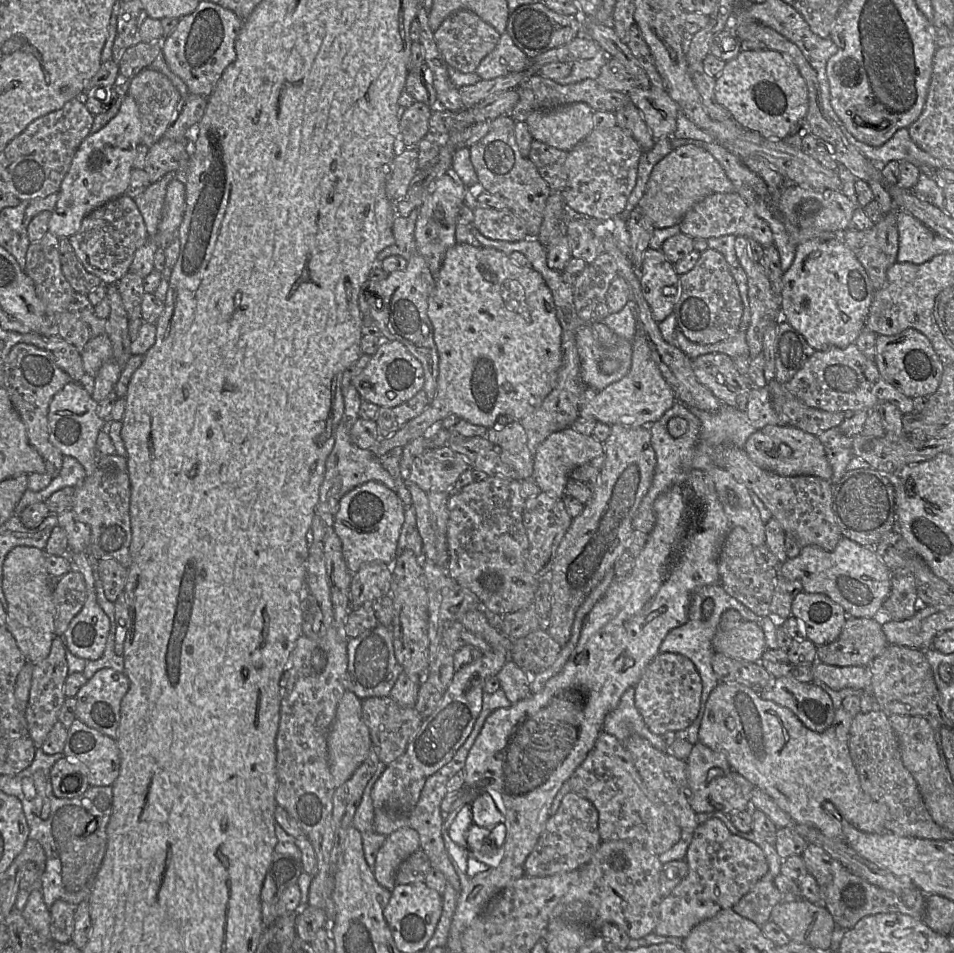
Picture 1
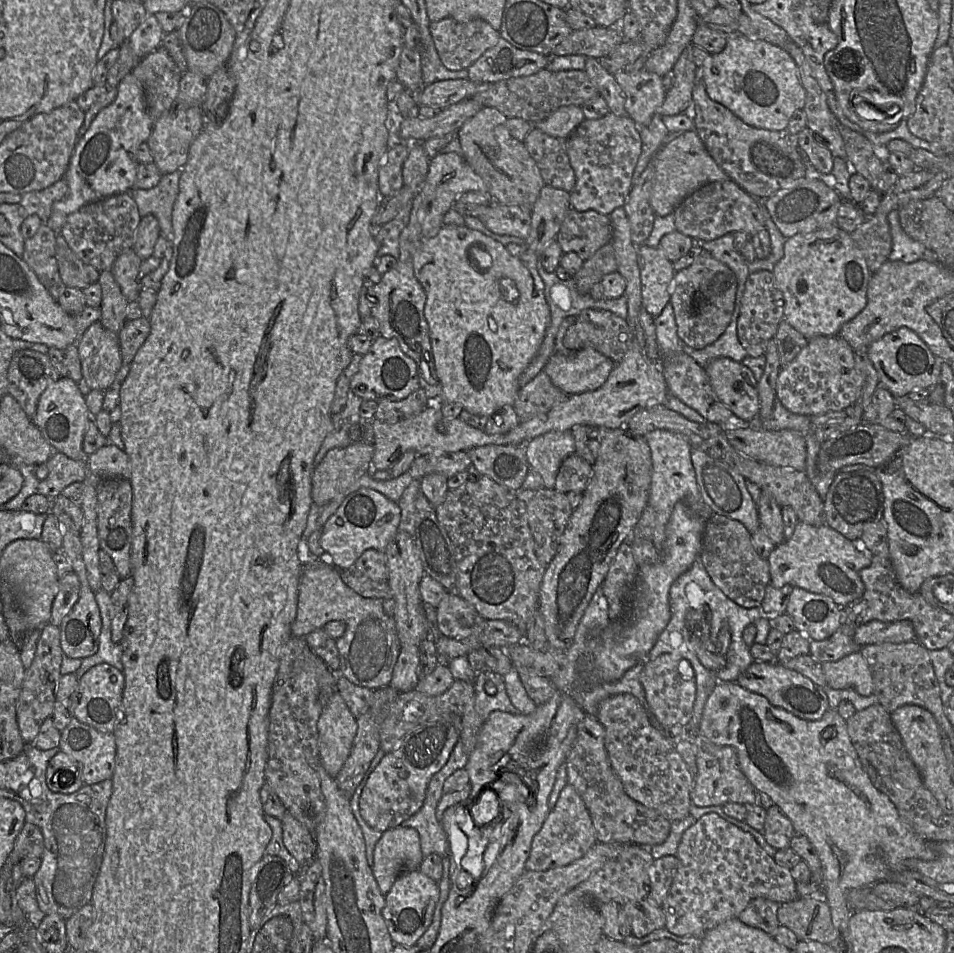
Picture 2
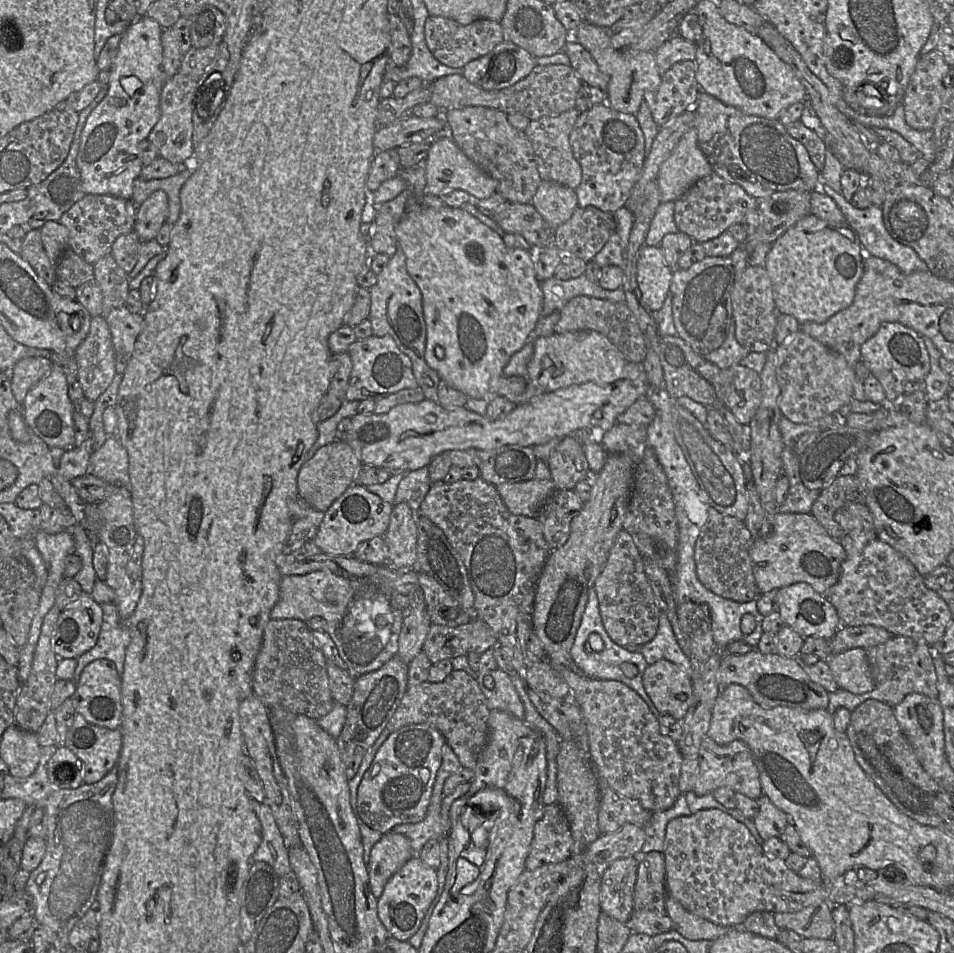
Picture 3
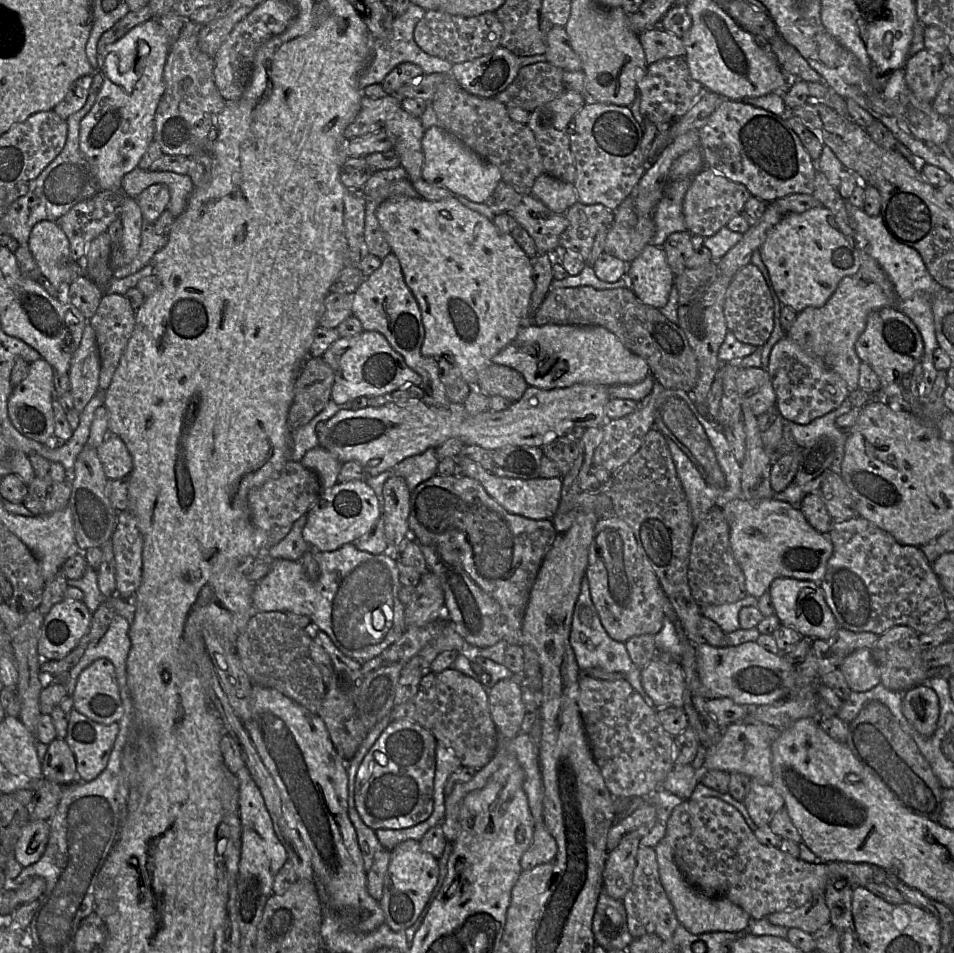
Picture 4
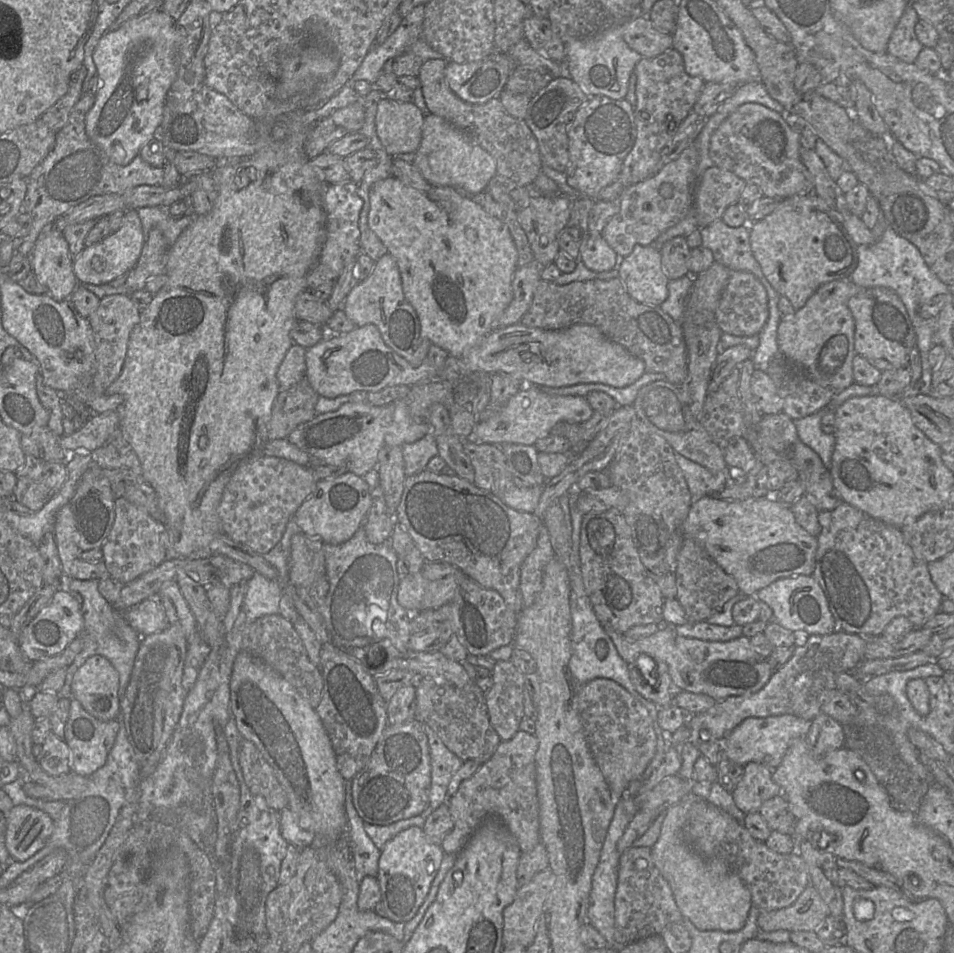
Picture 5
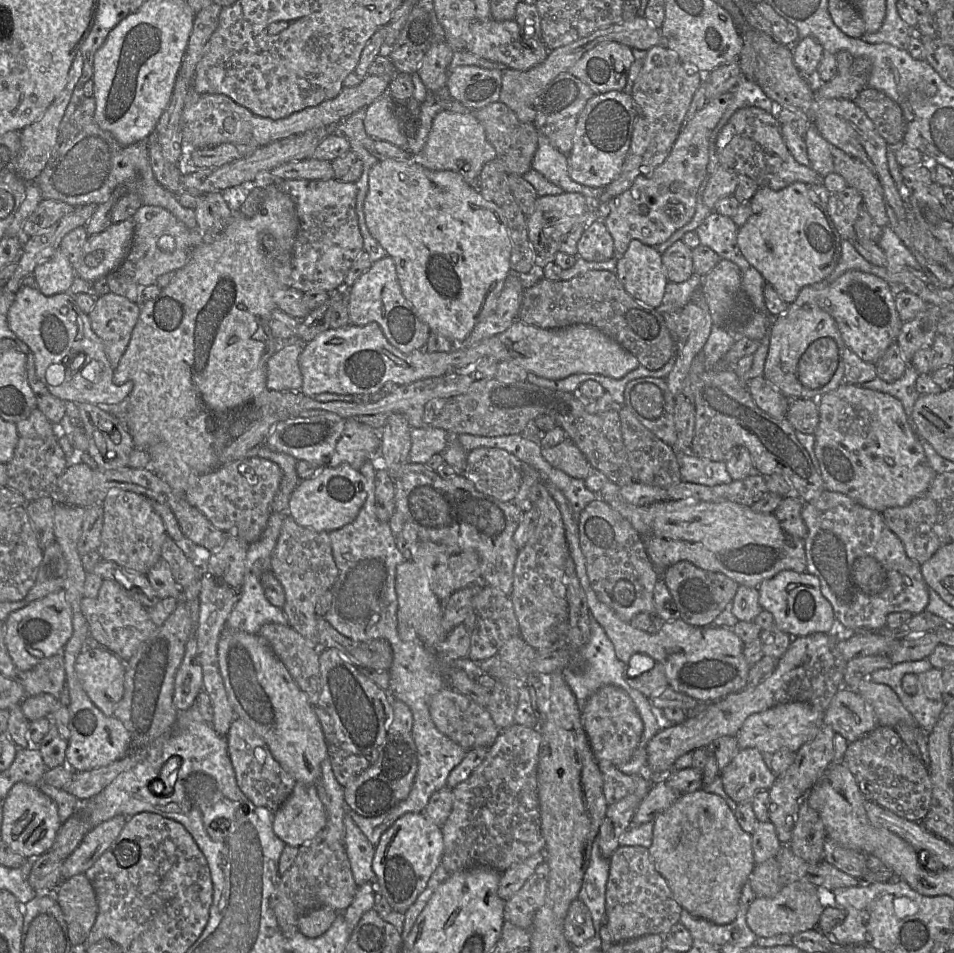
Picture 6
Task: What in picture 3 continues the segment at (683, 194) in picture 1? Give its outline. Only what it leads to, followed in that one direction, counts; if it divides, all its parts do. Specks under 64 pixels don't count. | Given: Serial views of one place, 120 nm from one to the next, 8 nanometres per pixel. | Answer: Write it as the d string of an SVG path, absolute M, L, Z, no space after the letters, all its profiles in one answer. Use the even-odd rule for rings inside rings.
M691 128L680 138L671 155L661 165L657 177L660 201L676 201L695 182L713 169L698 145L698 134Z

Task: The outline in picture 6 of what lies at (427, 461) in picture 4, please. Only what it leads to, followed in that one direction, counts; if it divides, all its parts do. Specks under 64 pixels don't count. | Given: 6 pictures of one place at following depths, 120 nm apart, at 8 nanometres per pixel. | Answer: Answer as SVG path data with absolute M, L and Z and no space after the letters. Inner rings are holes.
M412 428L409 462L425 464L434 454L441 454L448 435L441 428Z

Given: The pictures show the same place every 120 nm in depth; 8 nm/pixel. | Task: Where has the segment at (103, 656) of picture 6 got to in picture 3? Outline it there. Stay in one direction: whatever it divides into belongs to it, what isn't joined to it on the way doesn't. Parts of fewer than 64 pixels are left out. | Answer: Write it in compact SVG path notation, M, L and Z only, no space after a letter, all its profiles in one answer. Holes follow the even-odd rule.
M97 659L84 668L76 684L73 699L76 712L89 723L108 729L120 729L122 721L121 677L111 660Z

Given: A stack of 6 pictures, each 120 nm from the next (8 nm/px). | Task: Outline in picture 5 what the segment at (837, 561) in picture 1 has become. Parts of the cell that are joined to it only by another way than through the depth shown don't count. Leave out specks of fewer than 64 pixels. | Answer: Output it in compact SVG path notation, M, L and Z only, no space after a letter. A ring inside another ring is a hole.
M705 496L698 501L692 503L689 513L684 520L682 526L682 533L684 539L694 539L707 552L707 554L730 576L732 576L738 587L740 593L745 596L755 595L760 589L768 586L772 582L792 576L812 576L815 568L815 554L818 546L817 537L811 536L807 533L795 520L794 514L790 509L790 505L783 504L772 497L759 497L746 500L729 500L721 499L719 497Z

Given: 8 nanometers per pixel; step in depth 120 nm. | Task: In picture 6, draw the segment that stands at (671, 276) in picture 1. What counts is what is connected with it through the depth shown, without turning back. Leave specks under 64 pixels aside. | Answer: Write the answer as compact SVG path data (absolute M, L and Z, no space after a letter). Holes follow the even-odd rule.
M634 239L617 261L616 275L626 292L653 308L662 305L668 278L656 247Z

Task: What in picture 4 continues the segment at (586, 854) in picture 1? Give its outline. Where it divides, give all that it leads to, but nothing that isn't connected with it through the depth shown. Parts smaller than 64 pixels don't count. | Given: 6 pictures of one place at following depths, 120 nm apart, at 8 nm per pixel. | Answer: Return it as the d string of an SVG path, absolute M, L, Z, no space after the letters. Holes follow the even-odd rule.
M544 820L535 823L535 831L529 848L523 854L520 864L522 871L527 871L553 862L557 854L557 843L547 830Z

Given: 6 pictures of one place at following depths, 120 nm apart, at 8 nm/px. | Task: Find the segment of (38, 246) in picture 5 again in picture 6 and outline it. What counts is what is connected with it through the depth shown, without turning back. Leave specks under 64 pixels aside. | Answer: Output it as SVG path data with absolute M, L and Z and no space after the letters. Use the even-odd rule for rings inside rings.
M59 248L48 260L36 265L32 275L45 296L69 292L76 277L72 264Z

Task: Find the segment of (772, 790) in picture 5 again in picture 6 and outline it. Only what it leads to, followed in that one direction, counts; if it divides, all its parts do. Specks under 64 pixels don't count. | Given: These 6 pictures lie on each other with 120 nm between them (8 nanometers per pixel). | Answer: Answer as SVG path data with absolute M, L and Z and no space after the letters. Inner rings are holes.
M756 748L739 749L720 773L725 792L738 803L751 802L761 790L769 790L776 776Z

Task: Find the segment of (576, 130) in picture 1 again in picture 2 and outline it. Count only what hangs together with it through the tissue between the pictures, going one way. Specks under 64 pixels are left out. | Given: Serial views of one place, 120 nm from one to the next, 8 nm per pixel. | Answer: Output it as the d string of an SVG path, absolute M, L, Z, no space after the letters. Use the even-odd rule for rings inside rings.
M579 106L561 107L542 121L531 123L532 127L555 137L568 139L575 128L585 120Z

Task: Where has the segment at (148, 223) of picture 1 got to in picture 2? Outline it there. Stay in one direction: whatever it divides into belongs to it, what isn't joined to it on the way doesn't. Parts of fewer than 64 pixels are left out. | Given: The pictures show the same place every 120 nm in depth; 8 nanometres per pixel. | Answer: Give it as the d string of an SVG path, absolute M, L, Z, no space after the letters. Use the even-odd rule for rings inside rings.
M182 170L163 174L159 183L151 189L131 189L141 217L154 215L159 222L161 235L170 239L173 235L172 213L179 193Z

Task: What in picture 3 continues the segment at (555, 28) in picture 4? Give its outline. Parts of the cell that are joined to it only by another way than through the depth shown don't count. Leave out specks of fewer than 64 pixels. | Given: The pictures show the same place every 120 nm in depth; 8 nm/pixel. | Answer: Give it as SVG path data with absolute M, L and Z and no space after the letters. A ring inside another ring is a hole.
M571 37L563 51L567 54L572 67L583 83L599 88L604 93L608 90L609 76L600 71L589 51Z

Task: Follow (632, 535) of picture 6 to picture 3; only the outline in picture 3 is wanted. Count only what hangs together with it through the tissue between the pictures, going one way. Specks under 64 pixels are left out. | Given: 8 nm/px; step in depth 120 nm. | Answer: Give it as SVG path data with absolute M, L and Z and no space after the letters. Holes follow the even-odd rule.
M626 530L618 533L593 588L597 593L604 628L616 644L623 647L644 645L654 638L661 611L645 574L643 557Z

